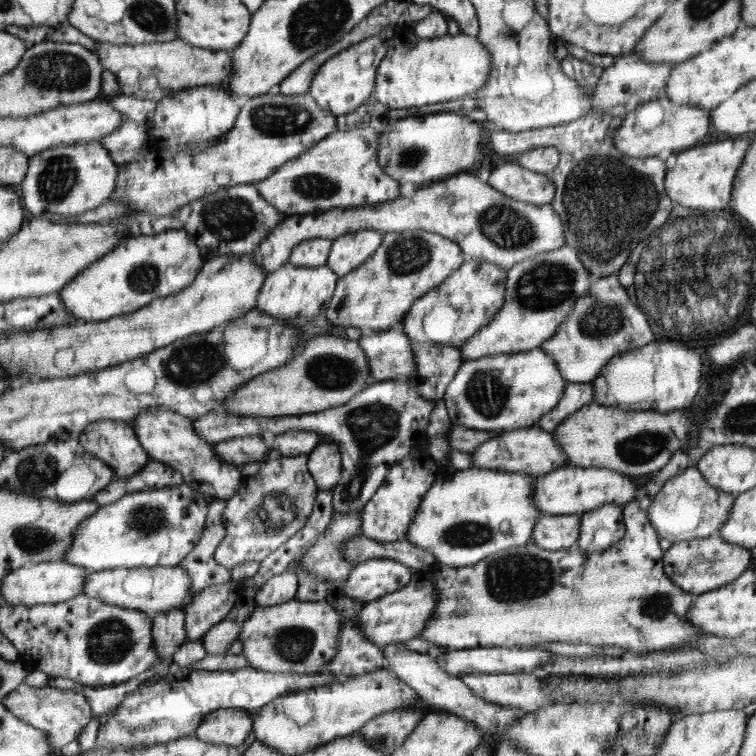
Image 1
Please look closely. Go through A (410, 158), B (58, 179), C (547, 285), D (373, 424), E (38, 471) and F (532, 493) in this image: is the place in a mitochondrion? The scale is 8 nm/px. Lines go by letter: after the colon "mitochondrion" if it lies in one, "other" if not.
A: mitochondrion
B: mitochondrion
C: mitochondrion
D: mitochondrion
E: mitochondrion
F: other

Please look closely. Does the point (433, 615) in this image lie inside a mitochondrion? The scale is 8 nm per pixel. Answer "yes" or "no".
no

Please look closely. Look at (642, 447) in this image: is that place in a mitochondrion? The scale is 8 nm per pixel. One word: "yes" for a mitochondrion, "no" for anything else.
yes

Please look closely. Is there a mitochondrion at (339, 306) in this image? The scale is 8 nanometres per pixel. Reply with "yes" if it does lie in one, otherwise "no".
no

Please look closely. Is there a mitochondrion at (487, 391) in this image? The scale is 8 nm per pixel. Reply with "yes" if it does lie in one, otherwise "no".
yes

